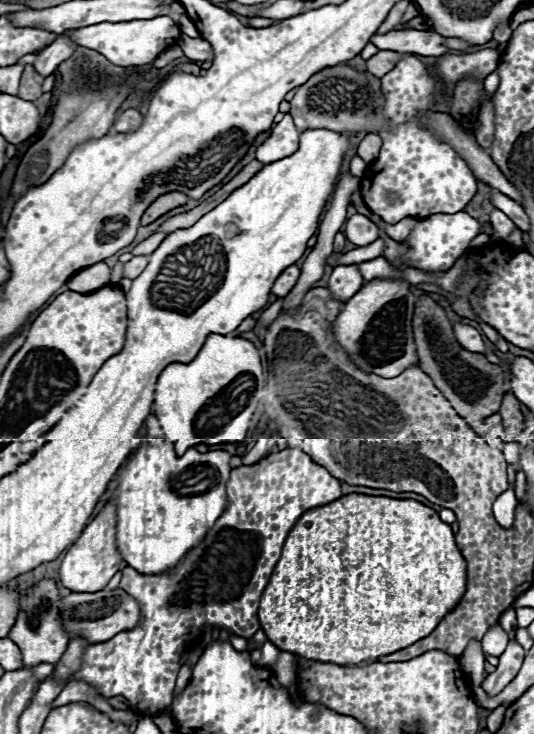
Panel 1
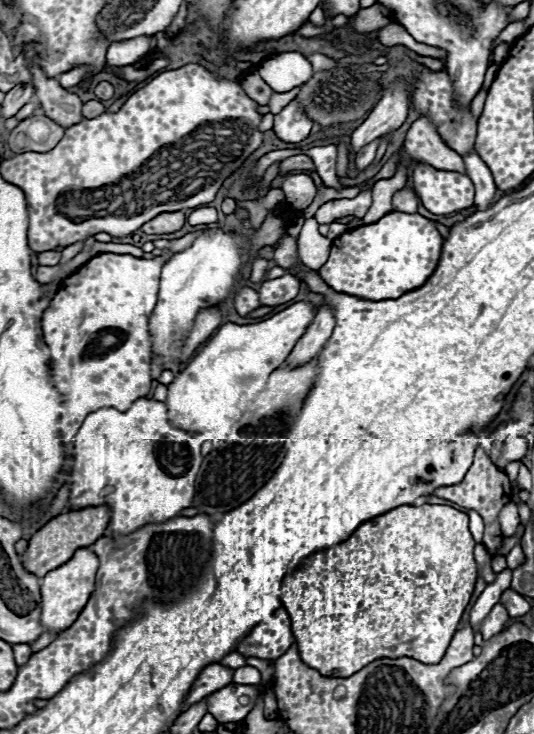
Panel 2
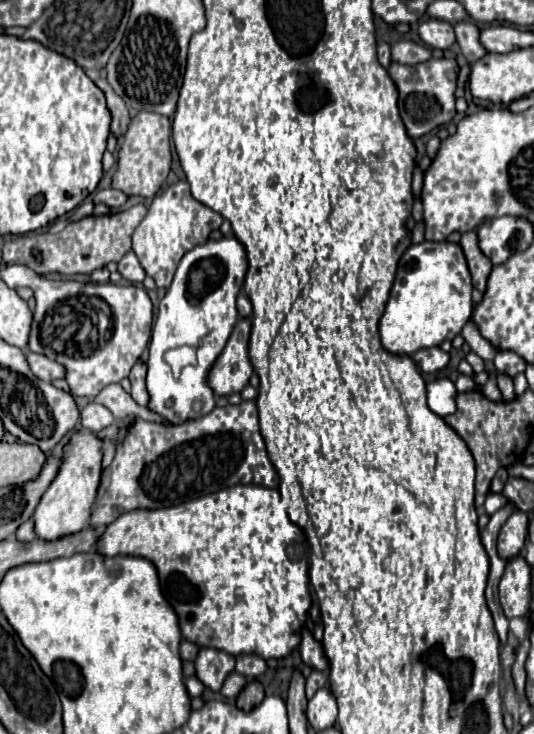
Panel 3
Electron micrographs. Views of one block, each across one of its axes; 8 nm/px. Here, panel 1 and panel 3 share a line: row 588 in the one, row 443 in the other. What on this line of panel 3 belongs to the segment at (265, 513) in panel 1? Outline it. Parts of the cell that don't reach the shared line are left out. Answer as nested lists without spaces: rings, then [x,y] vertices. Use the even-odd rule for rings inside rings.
[[[256,402],[214,408],[198,420],[178,426],[136,420],[116,450],[106,474],[110,476],[110,484],[104,490],[98,488],[88,524],[98,532],[120,514],[136,508],[168,508],[236,484],[258,484],[266,488],[278,488],[280,484],[260,436]]]

